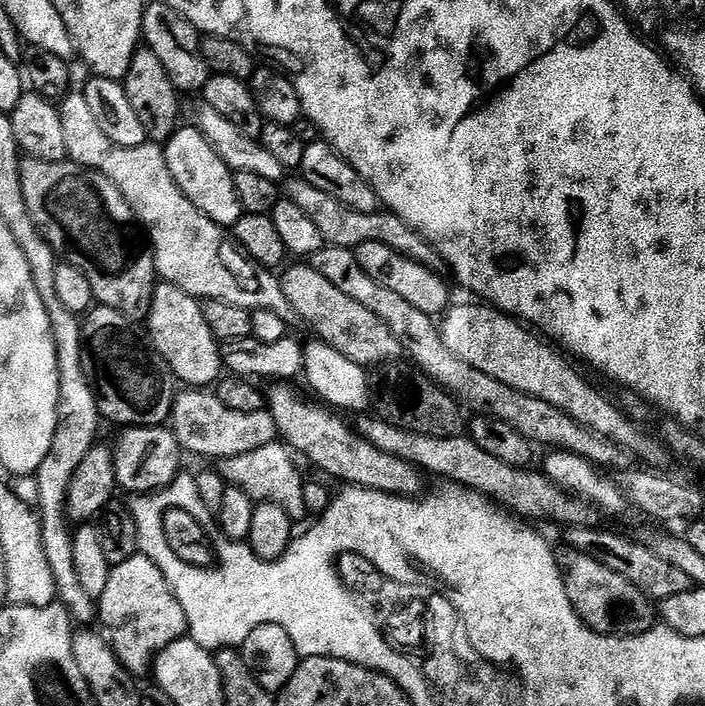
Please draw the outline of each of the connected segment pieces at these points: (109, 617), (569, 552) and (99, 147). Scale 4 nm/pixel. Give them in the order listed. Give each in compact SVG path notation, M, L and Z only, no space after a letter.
M139 554L113 567L98 601L98 620L99 616L120 664L136 678L147 672L149 675L160 652L174 641L185 639L188 630L182 602L172 593L162 570L150 558Z
M563 547L555 549L556 564L572 608L580 619L601 636L639 636L641 632L647 632L654 620L653 601L626 582L622 574L614 574L610 566L602 566L602 562L582 554L577 548Z
M83 94L65 96L58 107L67 159L92 172L102 173L110 178L110 182L114 182L114 186L118 186L122 198L126 198L132 207L133 217L150 241L156 274L163 283L186 290L186 294L195 296L201 302L225 300L249 310L271 310L281 314L289 311L279 279L272 274L260 277L257 265L240 251L229 233L206 218L178 190L165 164L161 145L149 142L133 148L116 147L110 138L106 138L106 134L102 134Z

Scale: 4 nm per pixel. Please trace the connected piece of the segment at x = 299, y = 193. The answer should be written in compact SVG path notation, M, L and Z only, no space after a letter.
M291 178L285 179L282 184L282 192L318 228L318 234L322 234L325 245L354 250L358 246L362 246L362 242L382 242L396 252L400 252L403 256L408 256L411 260L417 260L419 264L426 265L427 268L437 267L438 257L432 245L423 240L403 220L400 220L387 210L377 210L370 214L362 214L361 212L344 208L337 200L330 198L330 194L322 194L322 190L314 190L314 186L310 186L310 182L299 178L293 178L293 180Z

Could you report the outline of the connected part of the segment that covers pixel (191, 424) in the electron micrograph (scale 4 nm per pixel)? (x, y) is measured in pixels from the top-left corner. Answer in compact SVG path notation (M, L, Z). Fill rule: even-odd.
M208 390L181 391L172 407L170 427L185 453L219 458L241 456L250 450L258 450L273 443L278 436L276 423L267 411L242 414L238 410L230 410Z

